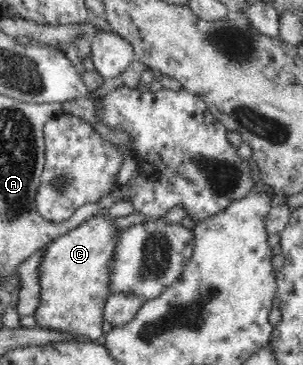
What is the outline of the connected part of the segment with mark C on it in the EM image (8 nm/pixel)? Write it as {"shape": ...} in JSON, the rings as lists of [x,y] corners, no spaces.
{"shape":[[[97,214],[83,224],[58,236],[46,248],[38,266],[40,303],[33,313],[37,328],[64,330],[97,343],[104,333],[103,311],[109,292],[112,256],[121,228],[115,227],[108,214]]]}

